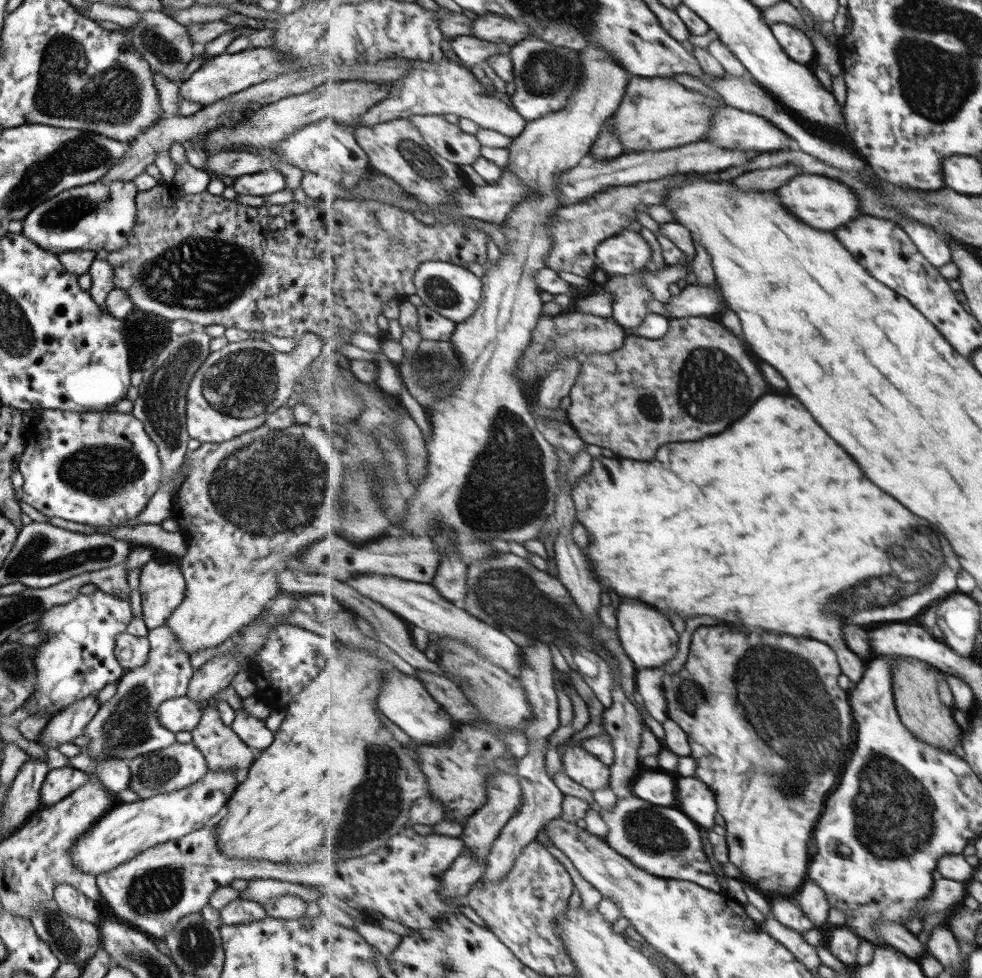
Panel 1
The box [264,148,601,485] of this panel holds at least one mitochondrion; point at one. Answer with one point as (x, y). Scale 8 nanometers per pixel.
(433, 370)

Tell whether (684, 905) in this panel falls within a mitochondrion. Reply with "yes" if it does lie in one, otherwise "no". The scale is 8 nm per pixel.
no

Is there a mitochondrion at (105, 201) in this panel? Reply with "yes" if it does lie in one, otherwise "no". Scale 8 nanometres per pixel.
yes

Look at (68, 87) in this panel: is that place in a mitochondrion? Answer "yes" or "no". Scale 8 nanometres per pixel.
yes

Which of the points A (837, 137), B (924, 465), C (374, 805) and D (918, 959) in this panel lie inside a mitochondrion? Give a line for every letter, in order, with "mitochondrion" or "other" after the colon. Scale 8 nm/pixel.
A: other
B: other
C: mitochondrion
D: other

